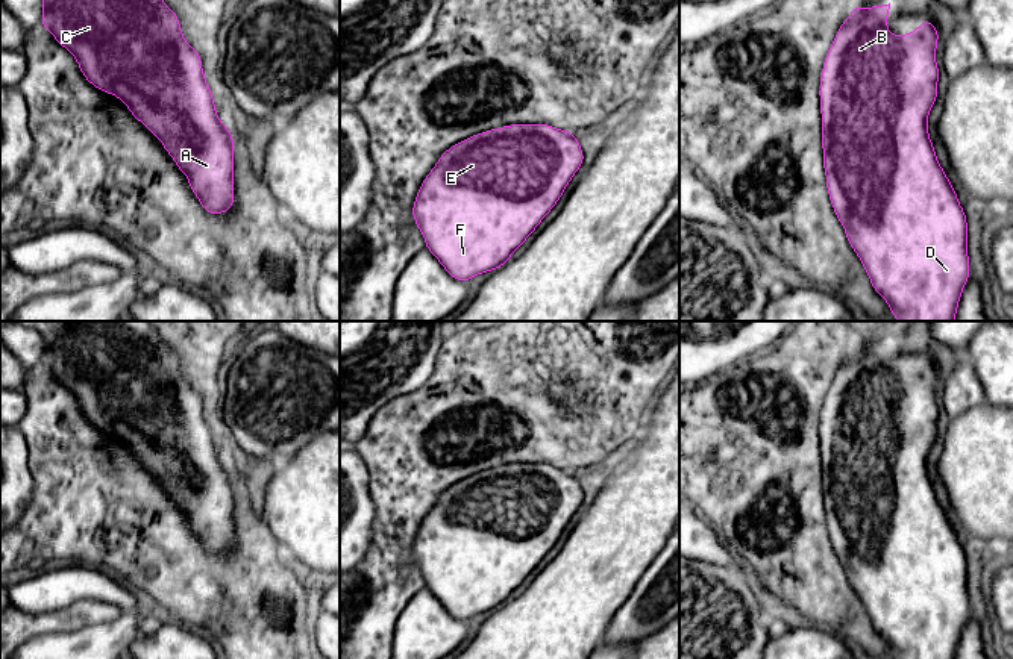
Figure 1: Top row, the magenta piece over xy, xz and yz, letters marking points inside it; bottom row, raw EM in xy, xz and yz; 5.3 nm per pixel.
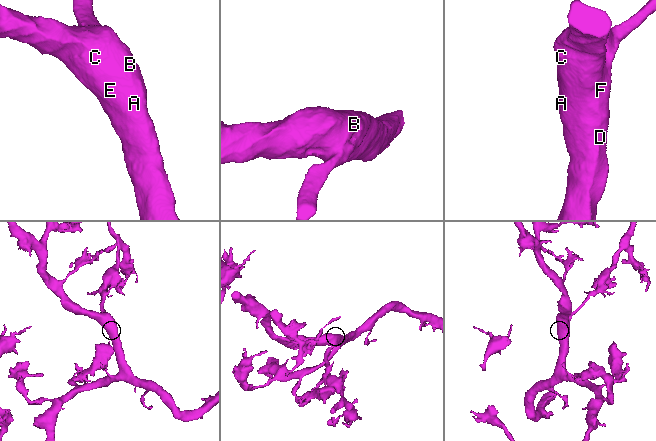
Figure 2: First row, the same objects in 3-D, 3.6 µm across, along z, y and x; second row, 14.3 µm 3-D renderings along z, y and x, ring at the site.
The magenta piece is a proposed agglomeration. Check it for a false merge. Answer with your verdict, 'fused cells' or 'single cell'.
single cell

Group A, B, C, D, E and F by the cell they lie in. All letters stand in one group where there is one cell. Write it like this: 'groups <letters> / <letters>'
groups A B C D E F

